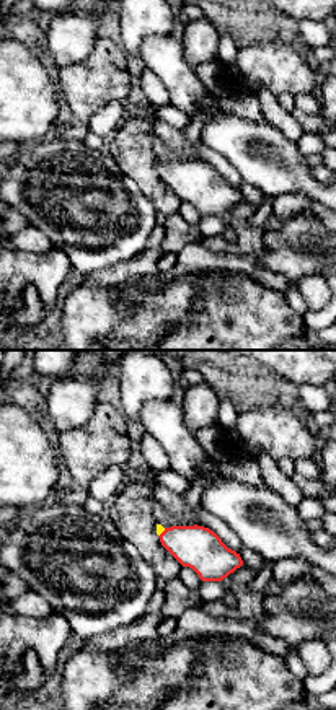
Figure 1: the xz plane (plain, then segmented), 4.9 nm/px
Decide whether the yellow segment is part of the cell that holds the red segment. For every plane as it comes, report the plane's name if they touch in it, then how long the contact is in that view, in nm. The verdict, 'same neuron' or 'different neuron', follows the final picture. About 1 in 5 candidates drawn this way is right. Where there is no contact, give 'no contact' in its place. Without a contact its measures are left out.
contact in xz; length 60 nm

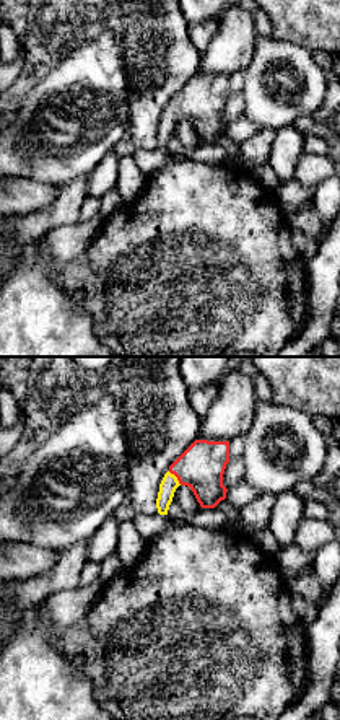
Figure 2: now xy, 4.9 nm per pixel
contact in xy; length 100 nm

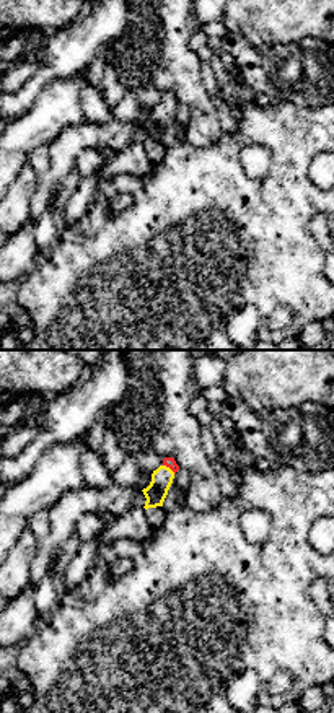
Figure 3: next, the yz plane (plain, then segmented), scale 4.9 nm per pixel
contact in yz; length 80 nm

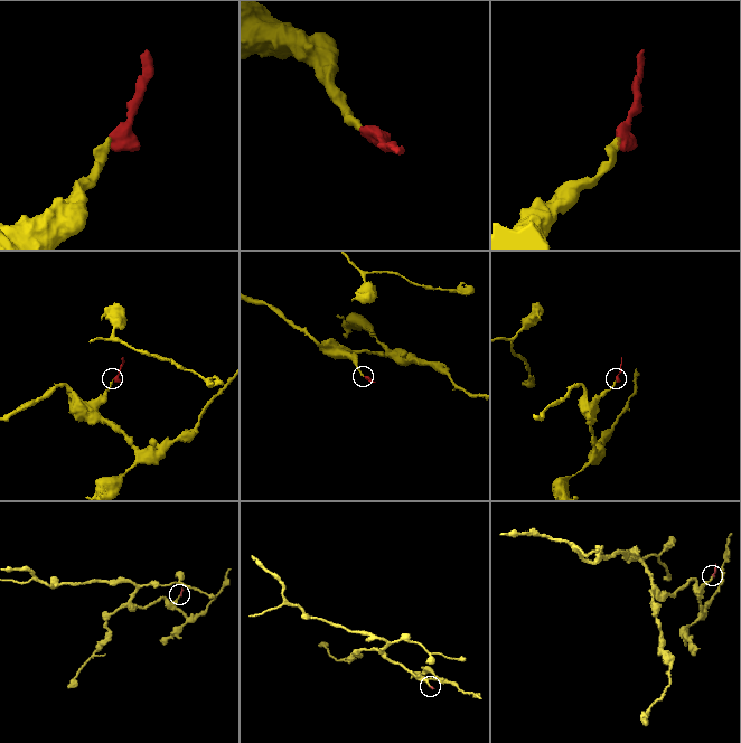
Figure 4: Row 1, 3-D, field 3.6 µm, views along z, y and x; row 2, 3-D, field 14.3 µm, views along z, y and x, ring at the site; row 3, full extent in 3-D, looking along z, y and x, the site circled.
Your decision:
same neuron

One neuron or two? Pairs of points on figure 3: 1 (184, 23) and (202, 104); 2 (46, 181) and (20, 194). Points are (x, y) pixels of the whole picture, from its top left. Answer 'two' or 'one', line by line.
1: one
2: two

